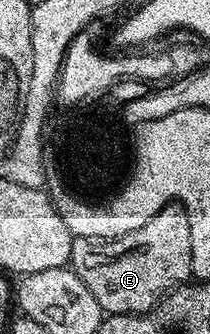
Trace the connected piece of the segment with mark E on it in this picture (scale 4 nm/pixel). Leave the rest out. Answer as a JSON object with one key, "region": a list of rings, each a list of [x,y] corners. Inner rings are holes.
{"region":[[[175,202],[166,204],[140,230],[132,230],[120,238],[97,240],[74,237],[70,264],[84,286],[92,290],[92,298],[111,316],[145,314],[171,290],[187,283],[194,272],[192,258],[192,226],[185,208]]]}

